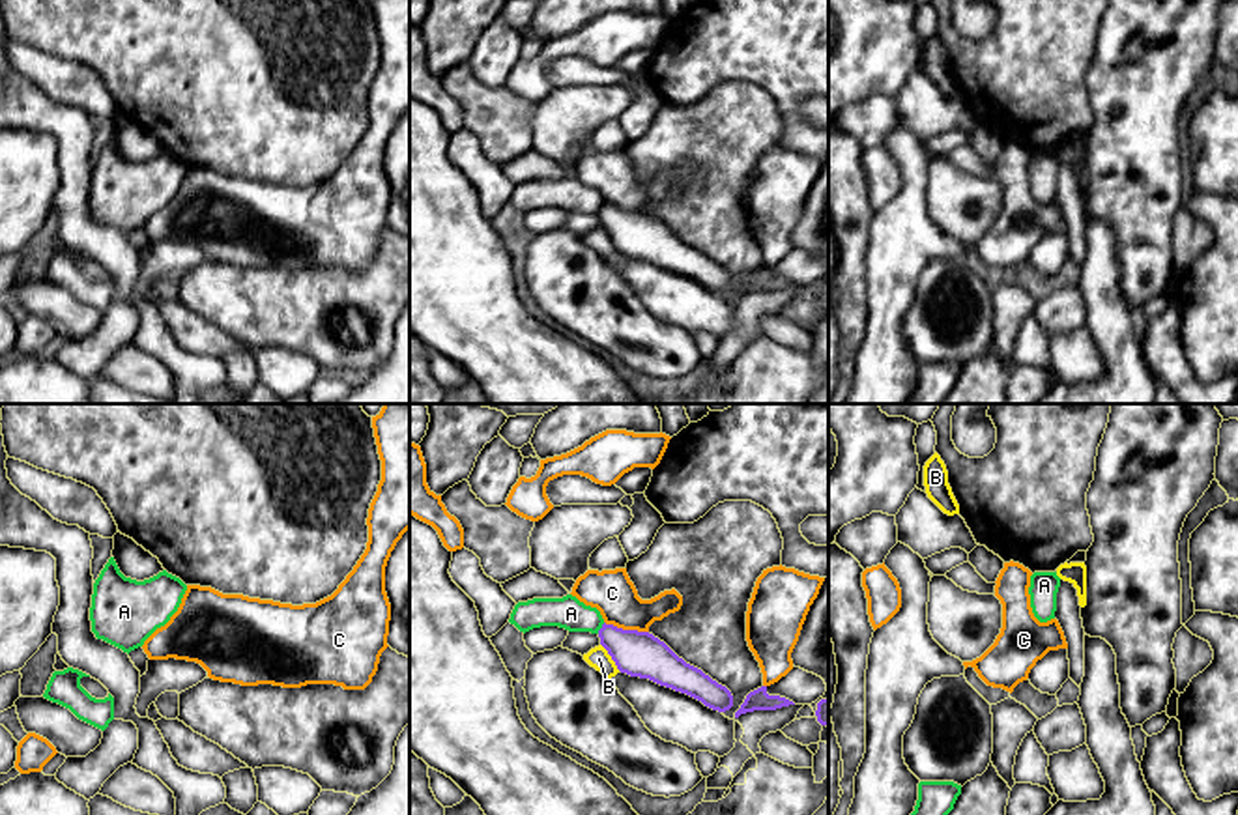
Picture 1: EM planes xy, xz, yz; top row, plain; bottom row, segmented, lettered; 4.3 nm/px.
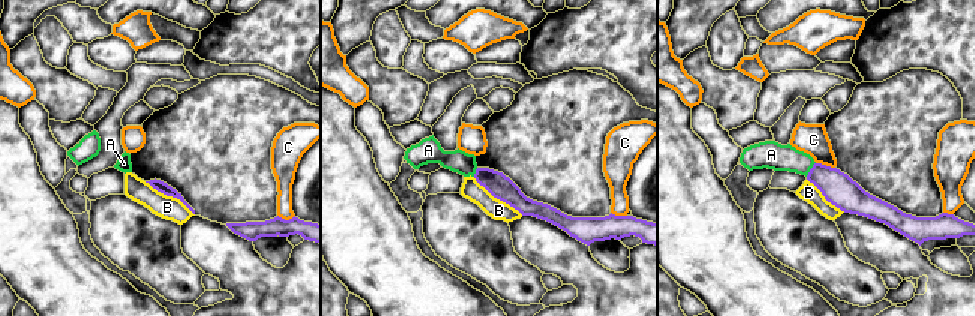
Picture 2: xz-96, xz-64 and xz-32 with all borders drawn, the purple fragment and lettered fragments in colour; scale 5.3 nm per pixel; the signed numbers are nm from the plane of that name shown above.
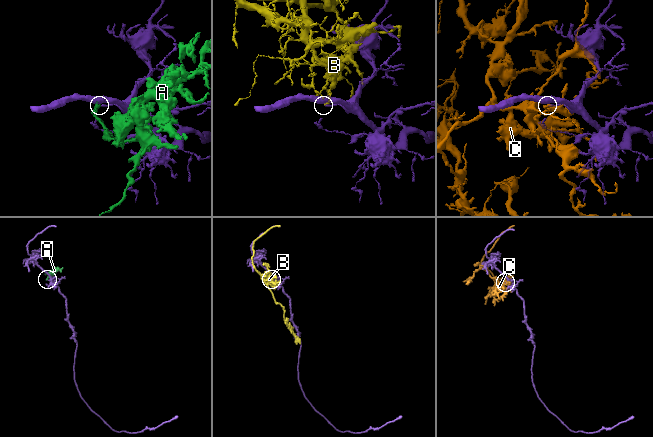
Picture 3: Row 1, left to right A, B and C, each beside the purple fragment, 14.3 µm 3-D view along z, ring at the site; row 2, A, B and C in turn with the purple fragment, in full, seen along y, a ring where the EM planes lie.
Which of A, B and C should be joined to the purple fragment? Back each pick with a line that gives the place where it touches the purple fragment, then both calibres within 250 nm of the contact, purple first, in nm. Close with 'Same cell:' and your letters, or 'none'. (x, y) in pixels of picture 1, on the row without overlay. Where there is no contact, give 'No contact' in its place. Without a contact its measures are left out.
Same cell: none

